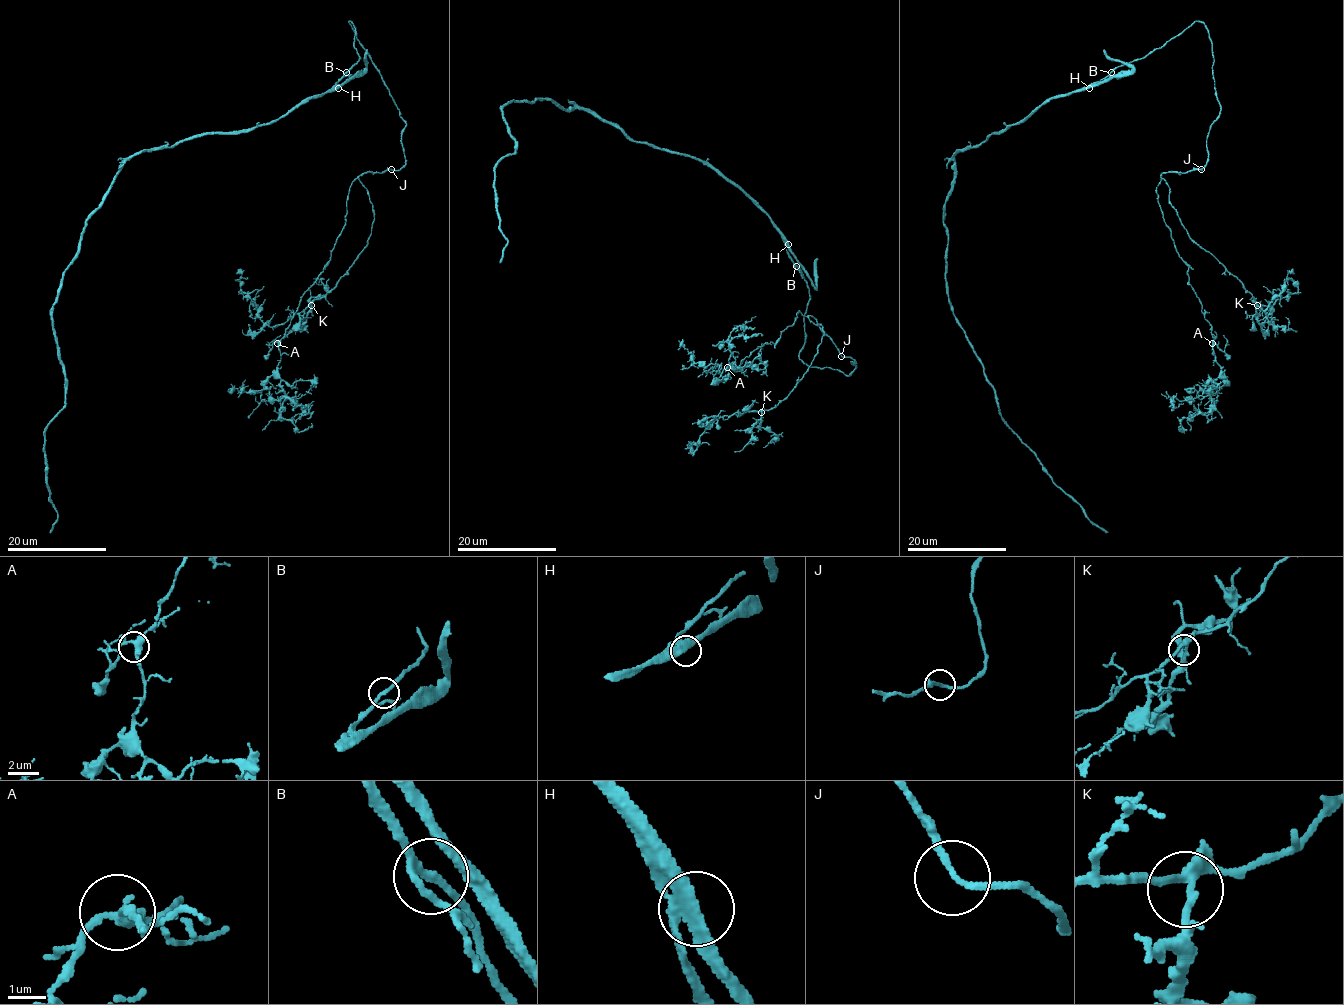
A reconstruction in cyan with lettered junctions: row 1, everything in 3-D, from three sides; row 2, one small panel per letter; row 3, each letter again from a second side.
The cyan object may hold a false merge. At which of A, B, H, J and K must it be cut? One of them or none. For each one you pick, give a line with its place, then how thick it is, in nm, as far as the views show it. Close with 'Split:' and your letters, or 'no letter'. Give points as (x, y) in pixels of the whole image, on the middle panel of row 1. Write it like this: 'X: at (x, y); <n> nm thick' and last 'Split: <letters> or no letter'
Split: no letter

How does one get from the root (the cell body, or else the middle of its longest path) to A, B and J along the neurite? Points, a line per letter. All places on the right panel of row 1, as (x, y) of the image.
A: (1089, 84), (1196, 21), (1207, 31), (1220, 106), (1207, 163), (1164, 172), (1156, 193), (1212, 343)
B: (1089, 84), (1098, 83), (1110, 72)
J: (1089, 84), (1144, 58), (1200, 21), (1211, 41), (1220, 106), (1201, 169)

